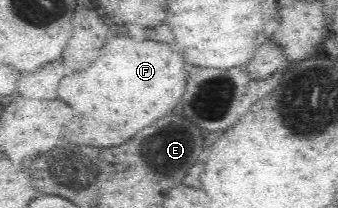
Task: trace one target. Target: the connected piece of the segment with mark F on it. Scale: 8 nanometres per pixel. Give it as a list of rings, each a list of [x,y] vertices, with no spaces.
[[[114,37],[104,43],[100,59],[92,67],[60,81],[58,97],[70,103],[76,113],[72,127],[68,127],[68,139],[74,145],[90,147],[122,145],[140,129],[170,113],[180,103],[184,87],[186,71],[182,55],[168,43]]]

